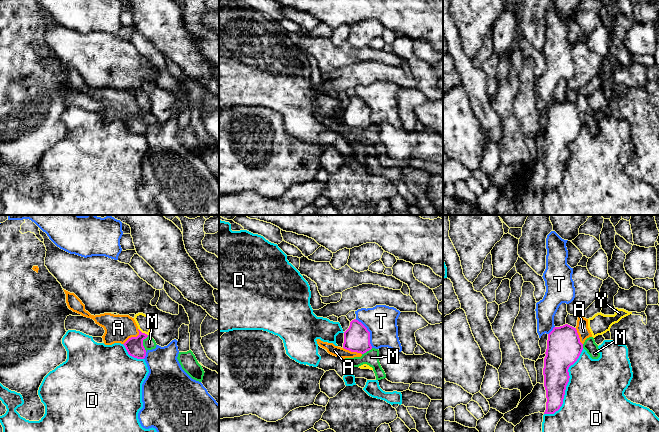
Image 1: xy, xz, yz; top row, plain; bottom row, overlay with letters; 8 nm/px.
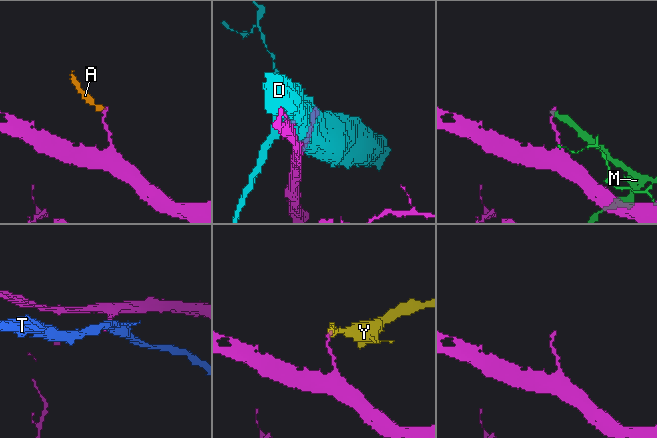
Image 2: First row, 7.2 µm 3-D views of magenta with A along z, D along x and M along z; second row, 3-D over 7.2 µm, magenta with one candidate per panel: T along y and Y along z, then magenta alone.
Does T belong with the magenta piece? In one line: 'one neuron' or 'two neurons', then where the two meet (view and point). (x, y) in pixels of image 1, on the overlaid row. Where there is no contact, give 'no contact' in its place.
two neurons | xz (369, 332)

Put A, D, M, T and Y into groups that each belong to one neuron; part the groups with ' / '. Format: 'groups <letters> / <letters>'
groups A M / D / T / Y

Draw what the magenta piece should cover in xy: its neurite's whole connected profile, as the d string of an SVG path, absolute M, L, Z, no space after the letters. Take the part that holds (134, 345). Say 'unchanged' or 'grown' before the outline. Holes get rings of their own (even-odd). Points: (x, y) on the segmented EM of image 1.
grown; M143 313L136 314L134 320L138 326L139 335L129 338L123 345L130 356L137 359L144 359L146 350L143 346L143 340L150 335L151 324L148 316Z

